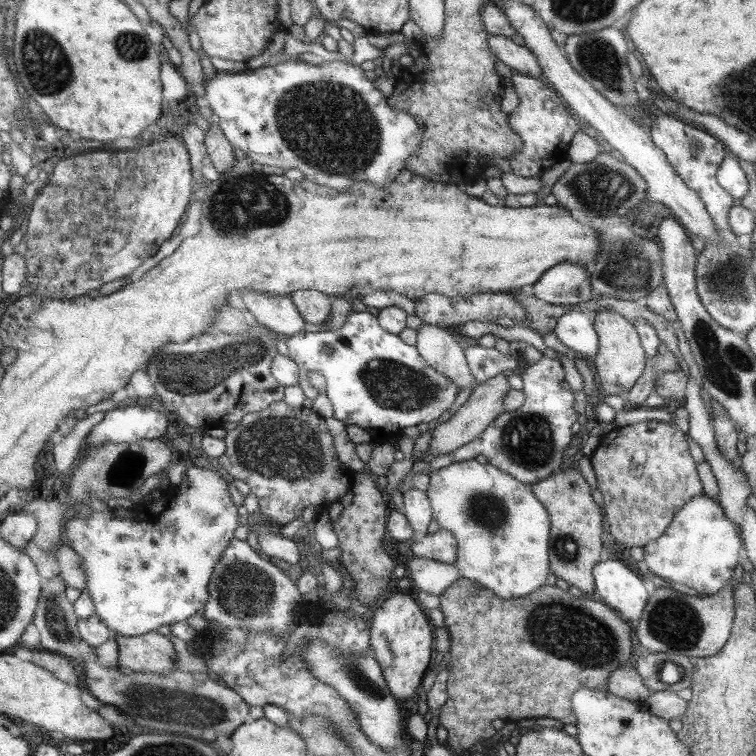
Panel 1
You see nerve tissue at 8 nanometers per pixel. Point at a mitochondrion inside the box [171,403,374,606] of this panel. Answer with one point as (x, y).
(276, 447)

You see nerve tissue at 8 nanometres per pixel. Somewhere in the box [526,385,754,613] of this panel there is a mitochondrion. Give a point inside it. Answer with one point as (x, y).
(566, 548)

